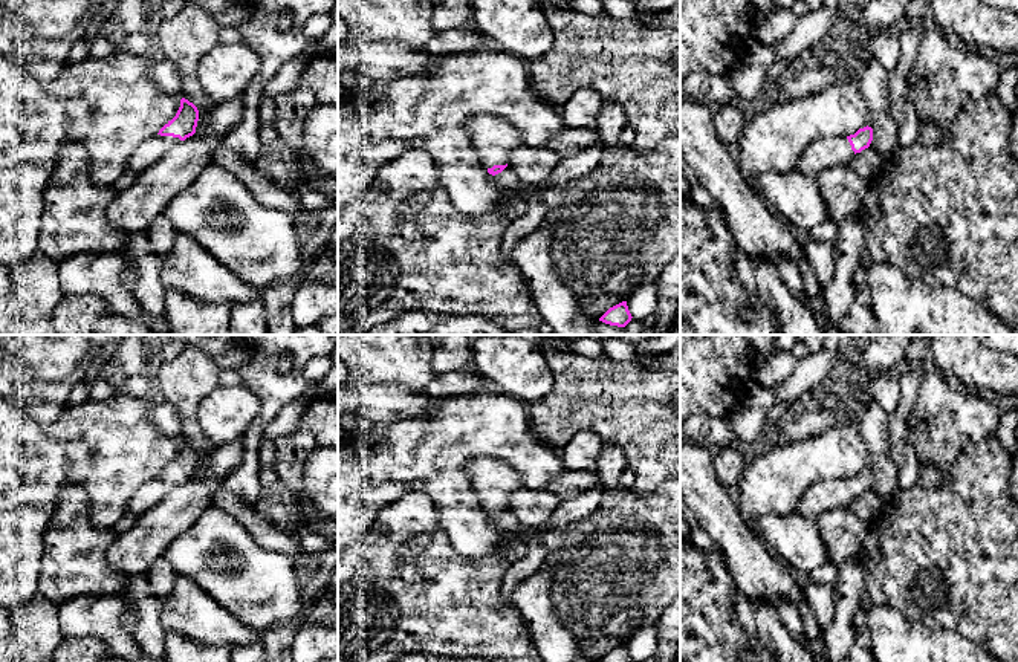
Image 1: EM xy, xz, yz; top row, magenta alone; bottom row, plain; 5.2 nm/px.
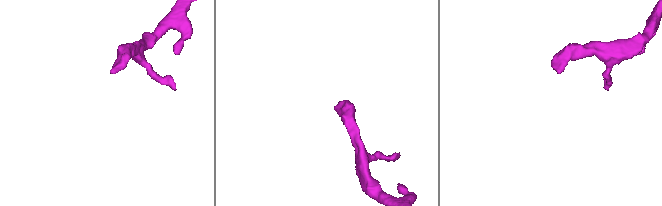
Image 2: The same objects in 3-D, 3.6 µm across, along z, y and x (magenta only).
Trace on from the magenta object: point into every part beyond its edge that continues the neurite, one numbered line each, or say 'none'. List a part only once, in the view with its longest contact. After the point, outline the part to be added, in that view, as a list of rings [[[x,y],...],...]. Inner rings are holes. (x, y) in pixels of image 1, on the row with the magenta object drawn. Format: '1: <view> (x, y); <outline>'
1: xy (152, 150); [[[154,135],[153,138],[144,141],[130,156],[127,162],[127,171],[142,173],[179,142],[179,138]]]

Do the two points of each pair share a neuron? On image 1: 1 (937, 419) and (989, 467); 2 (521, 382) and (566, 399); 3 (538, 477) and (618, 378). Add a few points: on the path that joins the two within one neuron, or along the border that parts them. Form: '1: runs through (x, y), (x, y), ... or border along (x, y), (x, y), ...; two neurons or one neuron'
1: border along (995, 434), (969, 444), (948, 468), (939, 468); two neurons
2: border along (546, 358), (552, 389), (526, 404); two neurons
3: border along (531, 427), (558, 451); two neurons

